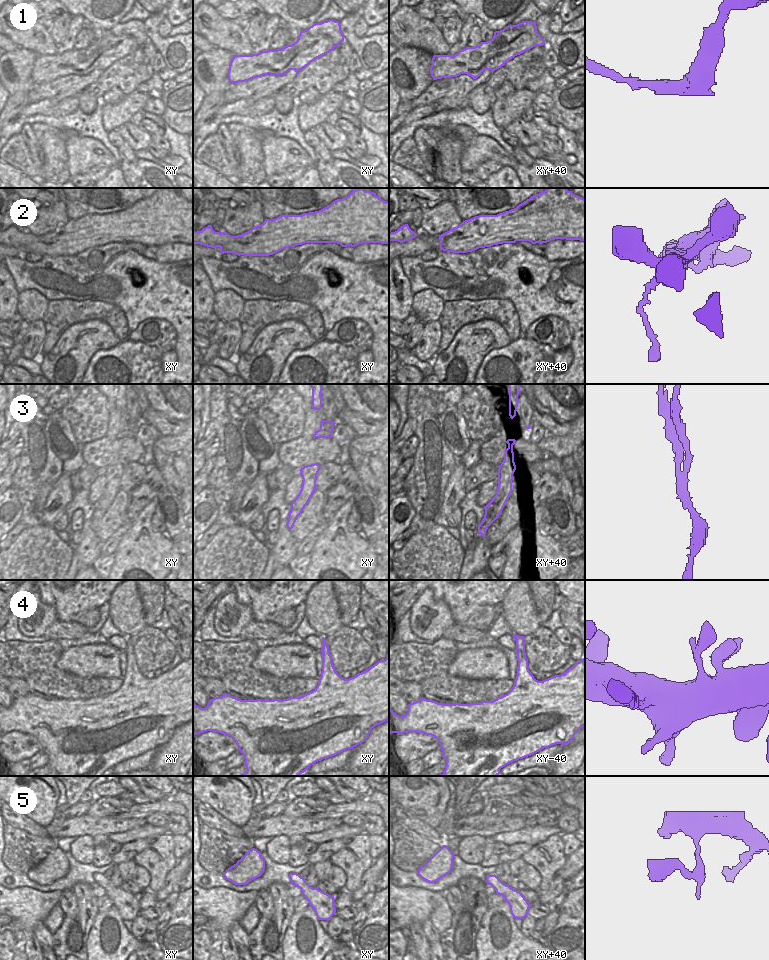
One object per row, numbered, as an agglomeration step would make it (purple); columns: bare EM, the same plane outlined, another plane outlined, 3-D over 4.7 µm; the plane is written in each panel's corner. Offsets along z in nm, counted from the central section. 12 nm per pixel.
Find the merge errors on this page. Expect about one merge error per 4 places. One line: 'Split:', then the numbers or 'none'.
Split: 1, 3

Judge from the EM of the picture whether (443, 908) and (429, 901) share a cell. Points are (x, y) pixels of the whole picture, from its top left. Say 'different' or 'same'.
different

